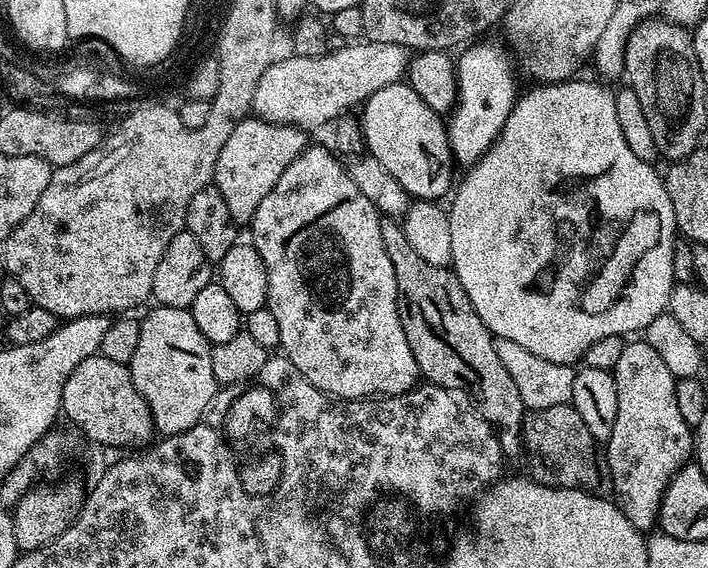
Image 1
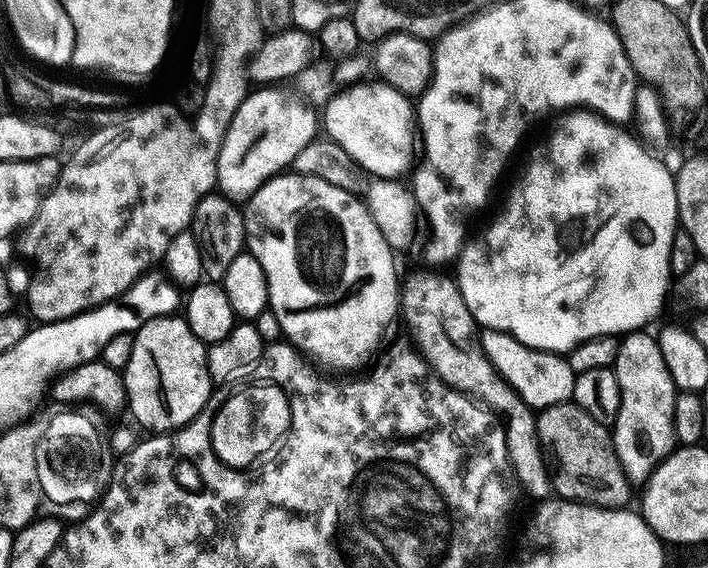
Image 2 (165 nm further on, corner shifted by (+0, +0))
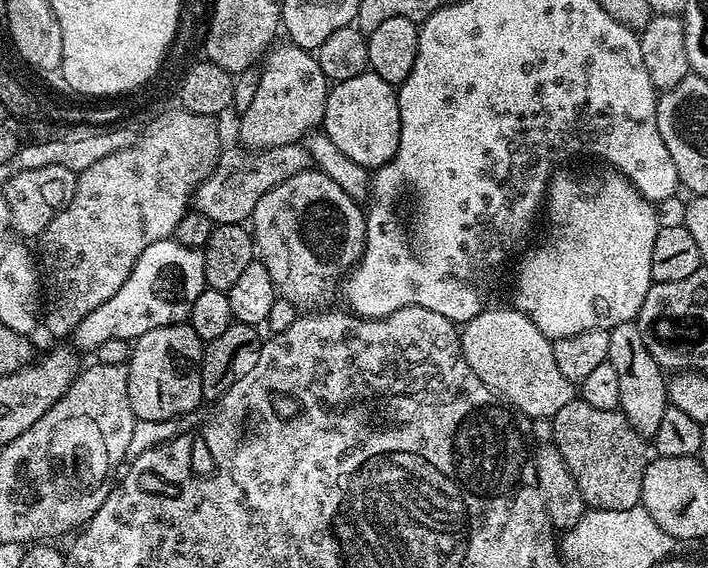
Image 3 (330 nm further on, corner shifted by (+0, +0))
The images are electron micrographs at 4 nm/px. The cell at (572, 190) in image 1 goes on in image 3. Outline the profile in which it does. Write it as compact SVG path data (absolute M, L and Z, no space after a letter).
M604 170L601 176L560 176L553 175L552 180L548 183L548 194L546 197L546 216L548 212L548 225L544 228L544 237L540 240L540 245L529 254L524 260L524 265L520 268L520 277L516 280L516 301L515 307L523 312L525 316L529 316L534 322L534 326L538 326L538 330L542 330L542 334L546 334L548 339L553 341L558 338L566 338L570 334L582 334L582 330L594 330L595 328L612 329L619 324L626 324L635 321L640 314L640 307L646 298L646 294L650 290L650 286L654 282L650 274L650 250L654 250L654 238L658 221L656 221L656 212L651 203L645 200L636 187L620 175L615 170Z

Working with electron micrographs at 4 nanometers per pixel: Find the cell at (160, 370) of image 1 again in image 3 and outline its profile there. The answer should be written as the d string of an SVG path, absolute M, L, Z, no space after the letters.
M187 322L167 324L137 336L131 345L130 359L126 364L128 369L128 405L133 408L135 419L174 419L186 414L188 411L201 407L200 363L203 357L204 344L198 338L198 334L194 334L192 325Z

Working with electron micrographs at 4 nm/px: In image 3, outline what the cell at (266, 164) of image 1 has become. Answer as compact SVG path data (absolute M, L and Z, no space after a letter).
M284 42L281 48L275 48L263 57L264 68L259 69L260 81L254 102L250 102L250 110L239 117L239 143L245 148L294 144L303 141L324 123L330 81L326 74L322 74L322 66L318 66L315 55L309 49L299 48L291 42Z

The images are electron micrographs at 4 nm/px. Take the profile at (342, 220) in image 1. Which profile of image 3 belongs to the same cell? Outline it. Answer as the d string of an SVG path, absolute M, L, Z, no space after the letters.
M309 170L294 174L292 178L286 178L286 182L282 182L278 186L274 186L274 190L270 190L266 194L262 194L262 198L254 206L252 218L250 221L250 231L253 241L256 245L258 259L266 266L266 270L270 270L270 278L276 283L277 289L287 299L295 300L297 305L304 306L311 300L316 300L320 296L320 288L327 286L331 280L339 281L349 270L355 268L357 260L364 255L364 246L366 243L366 233L364 230L365 213L362 211L361 205L357 201L350 198L350 194L346 194L346 190L342 190L342 186L338 186L338 182L334 182L326 175L325 172L319 170Z

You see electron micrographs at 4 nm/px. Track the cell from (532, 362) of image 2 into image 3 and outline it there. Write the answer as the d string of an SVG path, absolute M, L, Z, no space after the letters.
M485 307L459 329L462 354L466 362L470 362L470 370L487 389L505 396L500 398L517 413L525 412L528 418L551 418L558 414L562 406L574 399L574 385L558 371L552 341L534 326L529 316L515 307L492 307Z

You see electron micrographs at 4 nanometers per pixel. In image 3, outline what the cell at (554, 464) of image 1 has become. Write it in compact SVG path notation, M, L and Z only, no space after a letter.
M574 398L550 419L551 443L558 454L562 454L562 462L566 462L574 482L578 482L578 490L582 490L582 498L589 509L624 511L640 504L642 478L650 459L650 448L645 437L630 426L623 412L598 410L584 400Z

